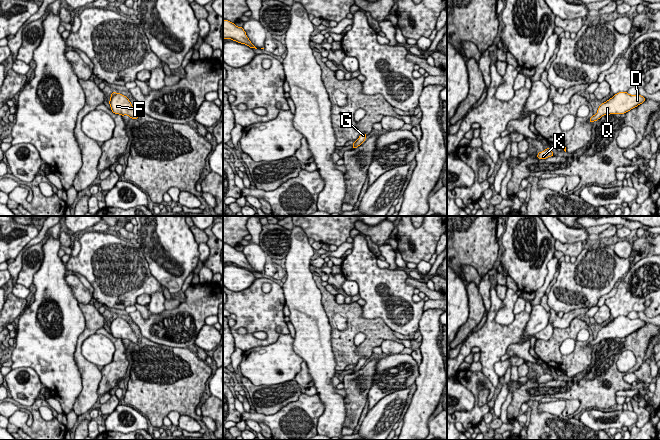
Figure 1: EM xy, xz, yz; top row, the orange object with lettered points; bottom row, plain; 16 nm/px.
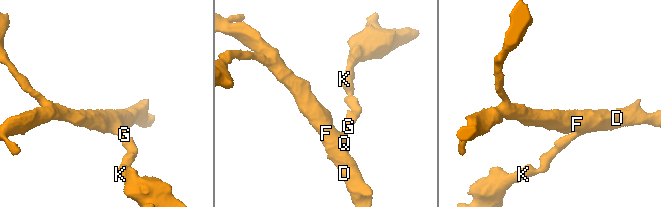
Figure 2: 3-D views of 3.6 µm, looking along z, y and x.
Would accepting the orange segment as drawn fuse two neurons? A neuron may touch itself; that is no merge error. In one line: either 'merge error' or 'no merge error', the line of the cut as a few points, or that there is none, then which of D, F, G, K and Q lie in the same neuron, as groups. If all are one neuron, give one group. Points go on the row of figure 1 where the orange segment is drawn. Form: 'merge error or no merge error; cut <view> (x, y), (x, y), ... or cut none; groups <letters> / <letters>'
no merge error; cut none; groups D F G K Q

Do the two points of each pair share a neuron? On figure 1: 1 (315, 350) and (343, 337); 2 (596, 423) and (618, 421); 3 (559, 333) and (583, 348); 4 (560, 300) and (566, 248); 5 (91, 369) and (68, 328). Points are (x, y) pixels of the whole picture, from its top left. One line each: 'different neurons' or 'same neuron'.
1: different neurons
2: same neuron
3: same neuron
4: different neurons
5: different neurons

